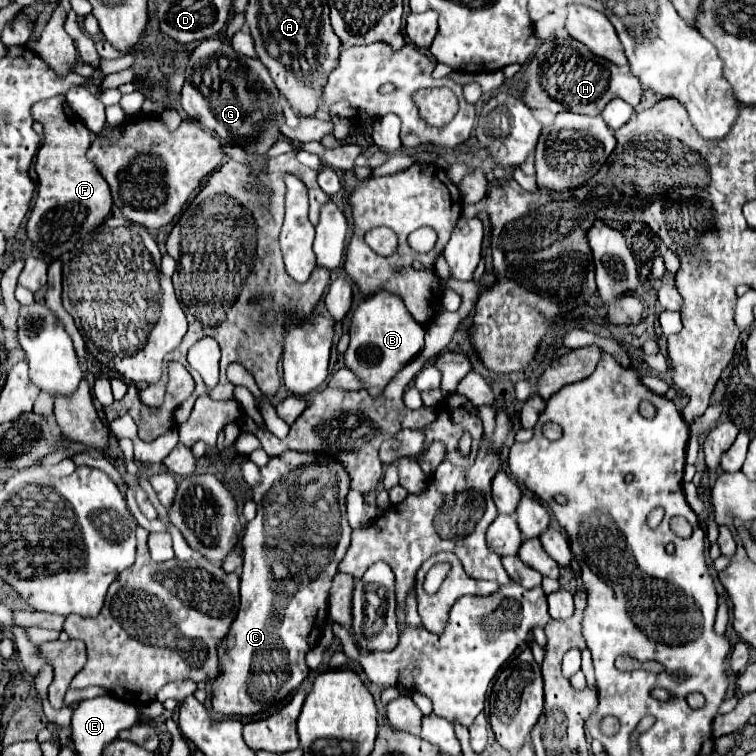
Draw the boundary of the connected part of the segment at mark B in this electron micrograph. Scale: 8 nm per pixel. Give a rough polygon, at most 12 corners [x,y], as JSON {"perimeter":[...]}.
{"perimeter":[[387,290],[351,316],[345,366],[381,394],[425,328]]}

